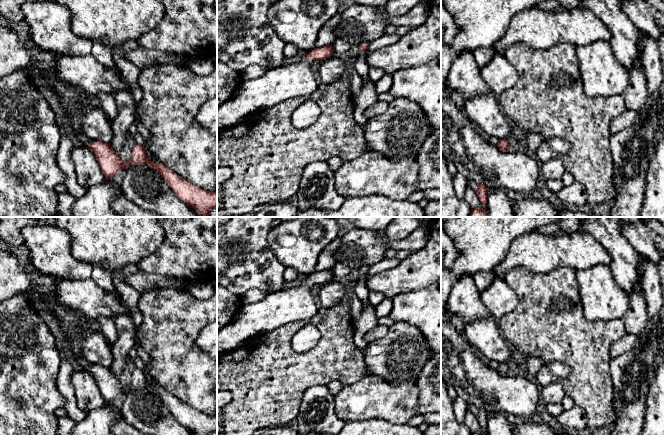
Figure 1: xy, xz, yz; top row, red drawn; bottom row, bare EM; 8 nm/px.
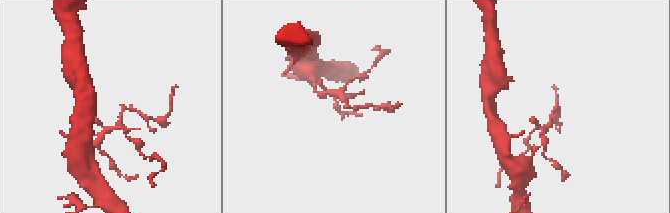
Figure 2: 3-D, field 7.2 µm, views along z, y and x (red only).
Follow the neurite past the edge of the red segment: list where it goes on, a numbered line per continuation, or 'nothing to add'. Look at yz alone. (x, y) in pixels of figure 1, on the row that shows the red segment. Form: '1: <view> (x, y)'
nothing to add

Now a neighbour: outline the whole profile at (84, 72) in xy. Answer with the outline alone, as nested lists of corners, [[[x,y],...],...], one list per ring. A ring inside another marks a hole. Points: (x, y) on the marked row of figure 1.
[[[91,54],[58,55],[55,60],[55,68],[56,75],[63,82],[77,87],[93,97],[101,92],[114,95],[115,92],[122,89],[132,92],[119,70],[106,67]]]

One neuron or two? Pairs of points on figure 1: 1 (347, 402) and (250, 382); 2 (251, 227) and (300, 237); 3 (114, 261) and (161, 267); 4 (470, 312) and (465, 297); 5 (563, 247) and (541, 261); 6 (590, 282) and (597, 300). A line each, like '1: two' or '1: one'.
1: two
2: two
3: two
4: one
5: one
6: one

